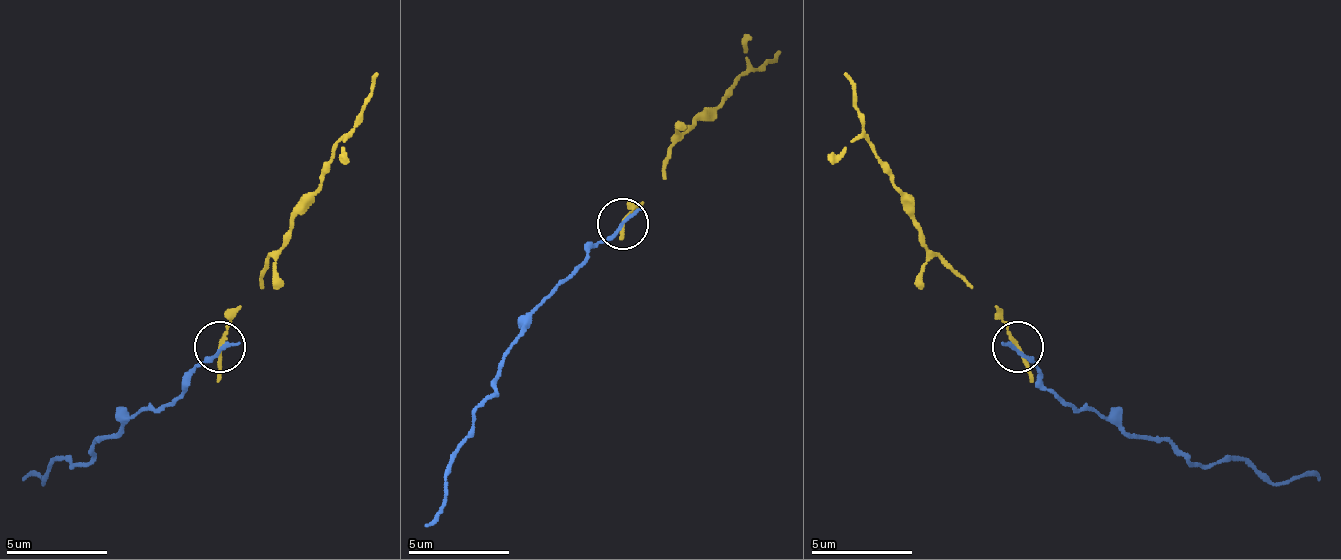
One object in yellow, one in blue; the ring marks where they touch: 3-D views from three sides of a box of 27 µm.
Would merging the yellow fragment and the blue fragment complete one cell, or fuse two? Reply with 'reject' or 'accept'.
reject

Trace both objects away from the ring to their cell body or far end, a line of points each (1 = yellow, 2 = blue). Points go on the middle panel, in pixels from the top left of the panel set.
1: (621, 225), (631, 210), (661, 180), (667, 149), (702, 119), (743, 73), (778, 53)
2: (621, 225), (586, 255), (530, 316), (489, 397), (459, 448), (444, 483), (439, 514), (424, 524)

